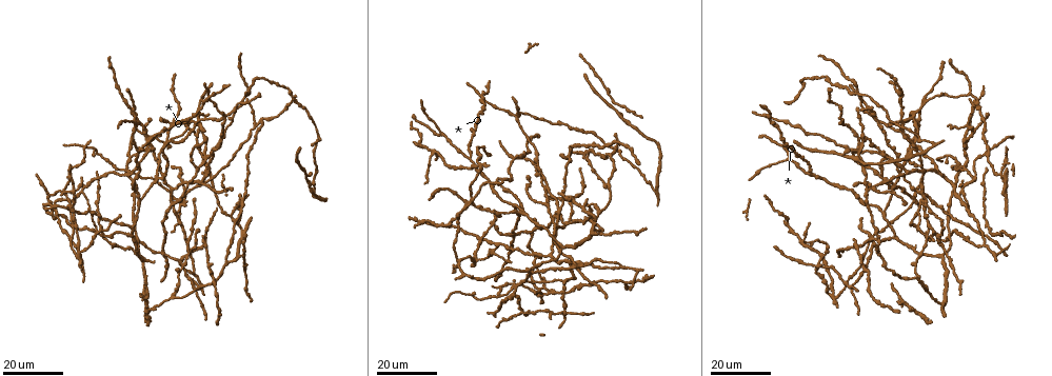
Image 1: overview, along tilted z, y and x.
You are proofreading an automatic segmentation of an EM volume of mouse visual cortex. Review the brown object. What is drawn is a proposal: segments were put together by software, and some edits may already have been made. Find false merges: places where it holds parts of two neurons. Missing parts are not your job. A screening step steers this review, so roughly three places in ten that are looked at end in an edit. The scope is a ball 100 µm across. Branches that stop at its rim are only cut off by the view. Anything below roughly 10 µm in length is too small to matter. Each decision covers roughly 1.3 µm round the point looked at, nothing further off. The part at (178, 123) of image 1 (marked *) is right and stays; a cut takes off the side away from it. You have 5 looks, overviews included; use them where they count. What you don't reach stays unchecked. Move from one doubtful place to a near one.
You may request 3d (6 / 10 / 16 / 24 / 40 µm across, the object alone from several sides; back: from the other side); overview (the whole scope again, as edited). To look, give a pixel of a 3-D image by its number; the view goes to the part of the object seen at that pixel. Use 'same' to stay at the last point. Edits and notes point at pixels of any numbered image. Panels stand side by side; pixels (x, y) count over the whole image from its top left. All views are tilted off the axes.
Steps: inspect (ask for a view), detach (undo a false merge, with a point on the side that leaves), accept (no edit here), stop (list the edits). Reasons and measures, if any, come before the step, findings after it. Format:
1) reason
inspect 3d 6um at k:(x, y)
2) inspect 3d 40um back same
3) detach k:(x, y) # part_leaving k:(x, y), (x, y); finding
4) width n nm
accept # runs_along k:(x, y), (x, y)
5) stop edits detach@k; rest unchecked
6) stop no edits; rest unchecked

four arms meet
inspect 3d 24um at 1:(210, 95)

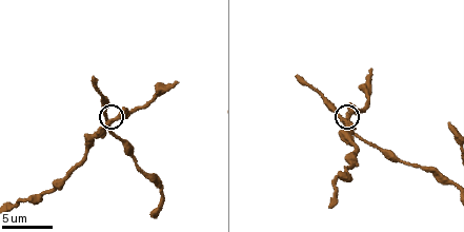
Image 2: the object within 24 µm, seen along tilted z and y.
inspect 3d 6um at 2:(349, 115)

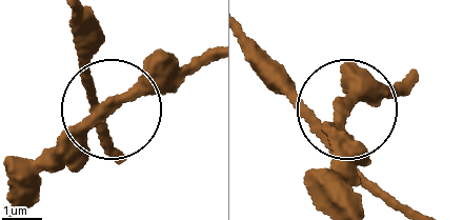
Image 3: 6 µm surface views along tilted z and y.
from behind
inspect 3d 6um back at 3:(112, 103)

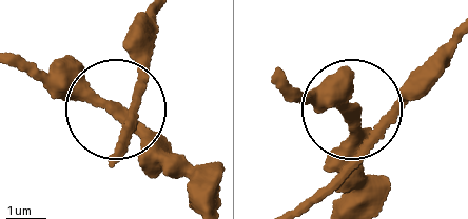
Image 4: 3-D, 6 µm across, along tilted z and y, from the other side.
width 230 nm
accept # continuous, no second neuron

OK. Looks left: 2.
arms part here
inspect 3d 16um at 1:(924, 175)

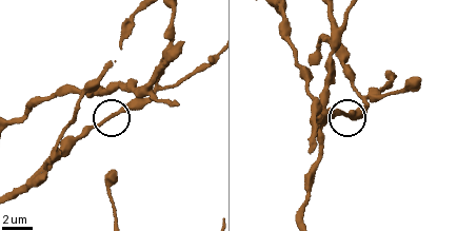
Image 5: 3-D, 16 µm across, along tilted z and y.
inspect 3d 10um at 5:(345, 116)

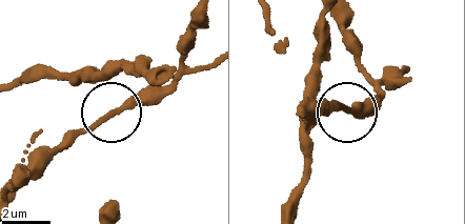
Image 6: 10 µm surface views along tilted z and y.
width 230 nm
accept # continuous, no second neuron

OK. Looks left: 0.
stop no edits; rest unchecked

